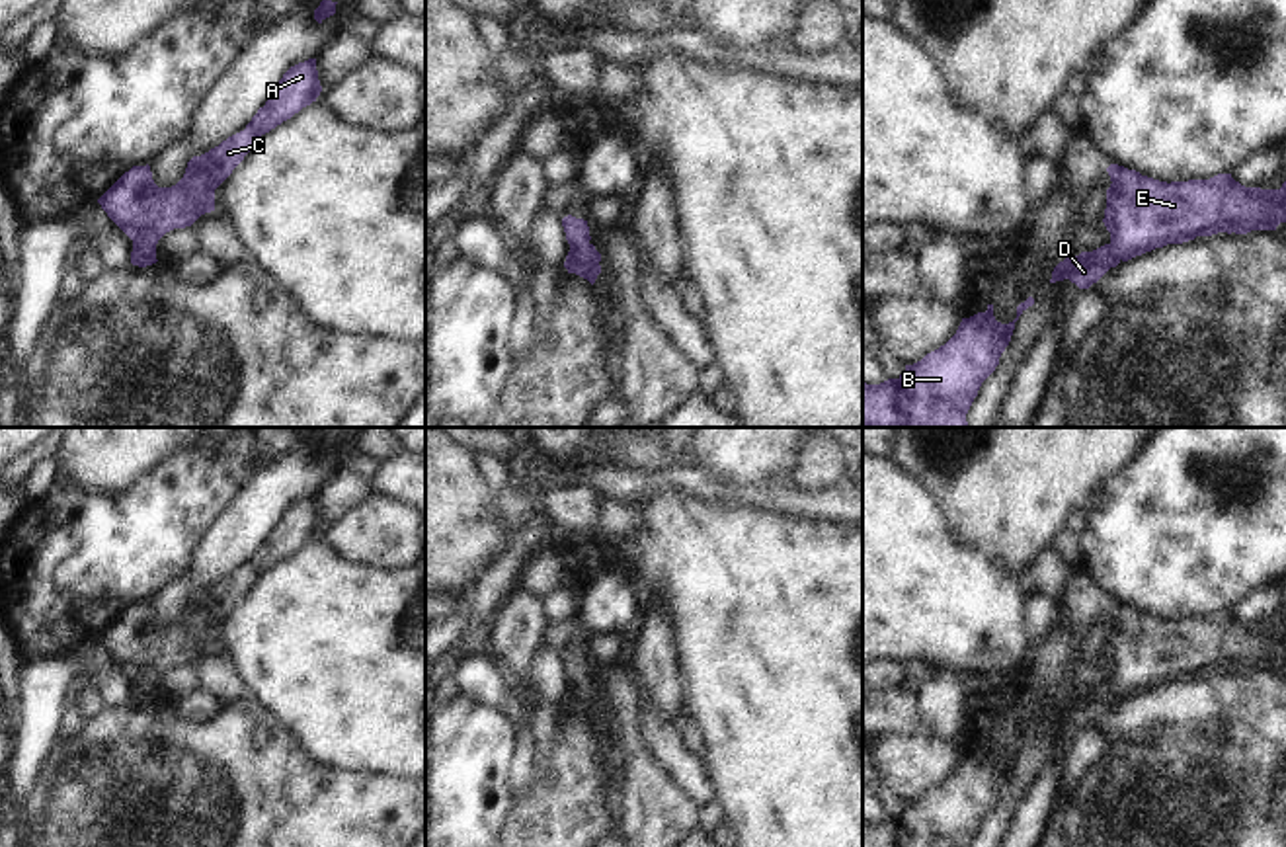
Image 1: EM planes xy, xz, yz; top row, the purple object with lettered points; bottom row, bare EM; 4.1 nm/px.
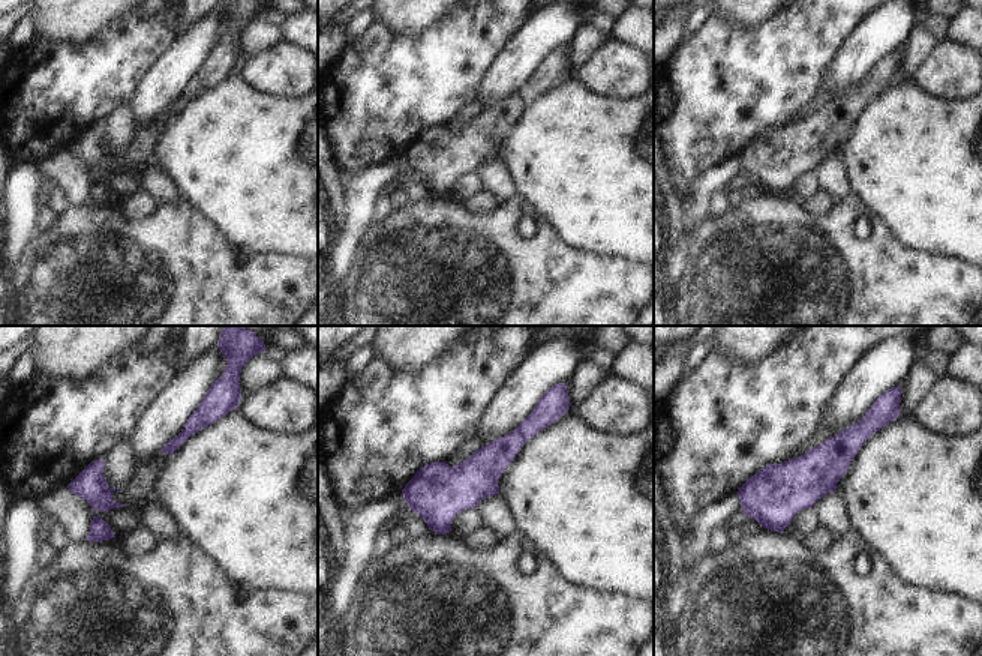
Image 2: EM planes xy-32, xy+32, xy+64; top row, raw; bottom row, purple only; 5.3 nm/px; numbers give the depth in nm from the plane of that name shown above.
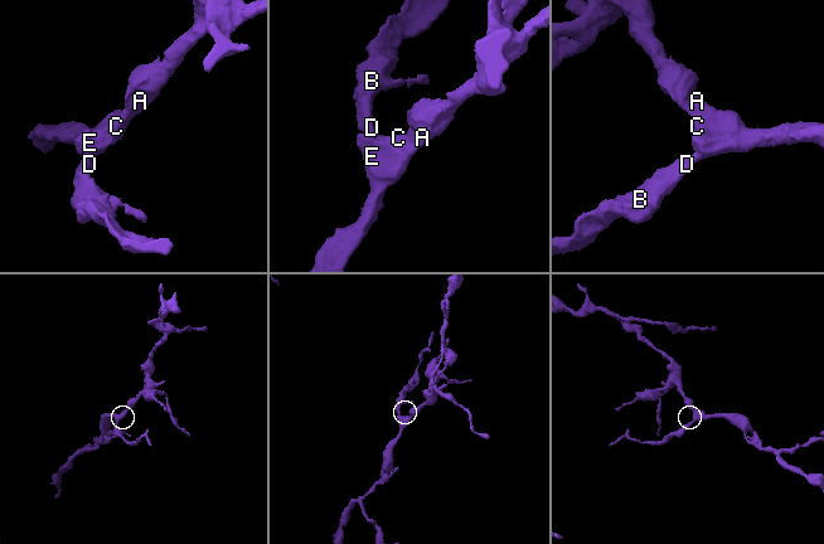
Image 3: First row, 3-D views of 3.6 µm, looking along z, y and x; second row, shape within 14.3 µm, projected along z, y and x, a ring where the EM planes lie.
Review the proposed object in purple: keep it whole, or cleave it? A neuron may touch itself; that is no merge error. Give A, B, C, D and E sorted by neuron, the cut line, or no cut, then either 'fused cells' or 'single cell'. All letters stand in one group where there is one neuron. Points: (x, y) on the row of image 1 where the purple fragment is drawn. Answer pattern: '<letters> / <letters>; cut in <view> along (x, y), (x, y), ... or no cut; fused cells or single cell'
A B C D E; no cut; single cell

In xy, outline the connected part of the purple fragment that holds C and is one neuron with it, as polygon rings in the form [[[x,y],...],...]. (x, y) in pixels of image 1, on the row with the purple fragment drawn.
[[[316,59],[291,66],[263,107],[244,131],[187,162],[183,178],[172,187],[158,187],[150,166],[133,166],[98,203],[107,217],[133,240],[131,263],[156,263],[158,240],[174,230],[191,226],[201,215],[215,211],[215,189],[252,150],[254,142],[316,101],[322,86]]]

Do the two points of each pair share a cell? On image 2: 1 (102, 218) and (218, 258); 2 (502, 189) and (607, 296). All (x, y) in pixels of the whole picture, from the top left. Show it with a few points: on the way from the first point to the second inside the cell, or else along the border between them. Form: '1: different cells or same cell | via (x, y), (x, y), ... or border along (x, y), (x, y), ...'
1: same cell | via (131, 246), (143, 258), (189, 258)
2: different cells | border along (516, 194), (498, 203)

